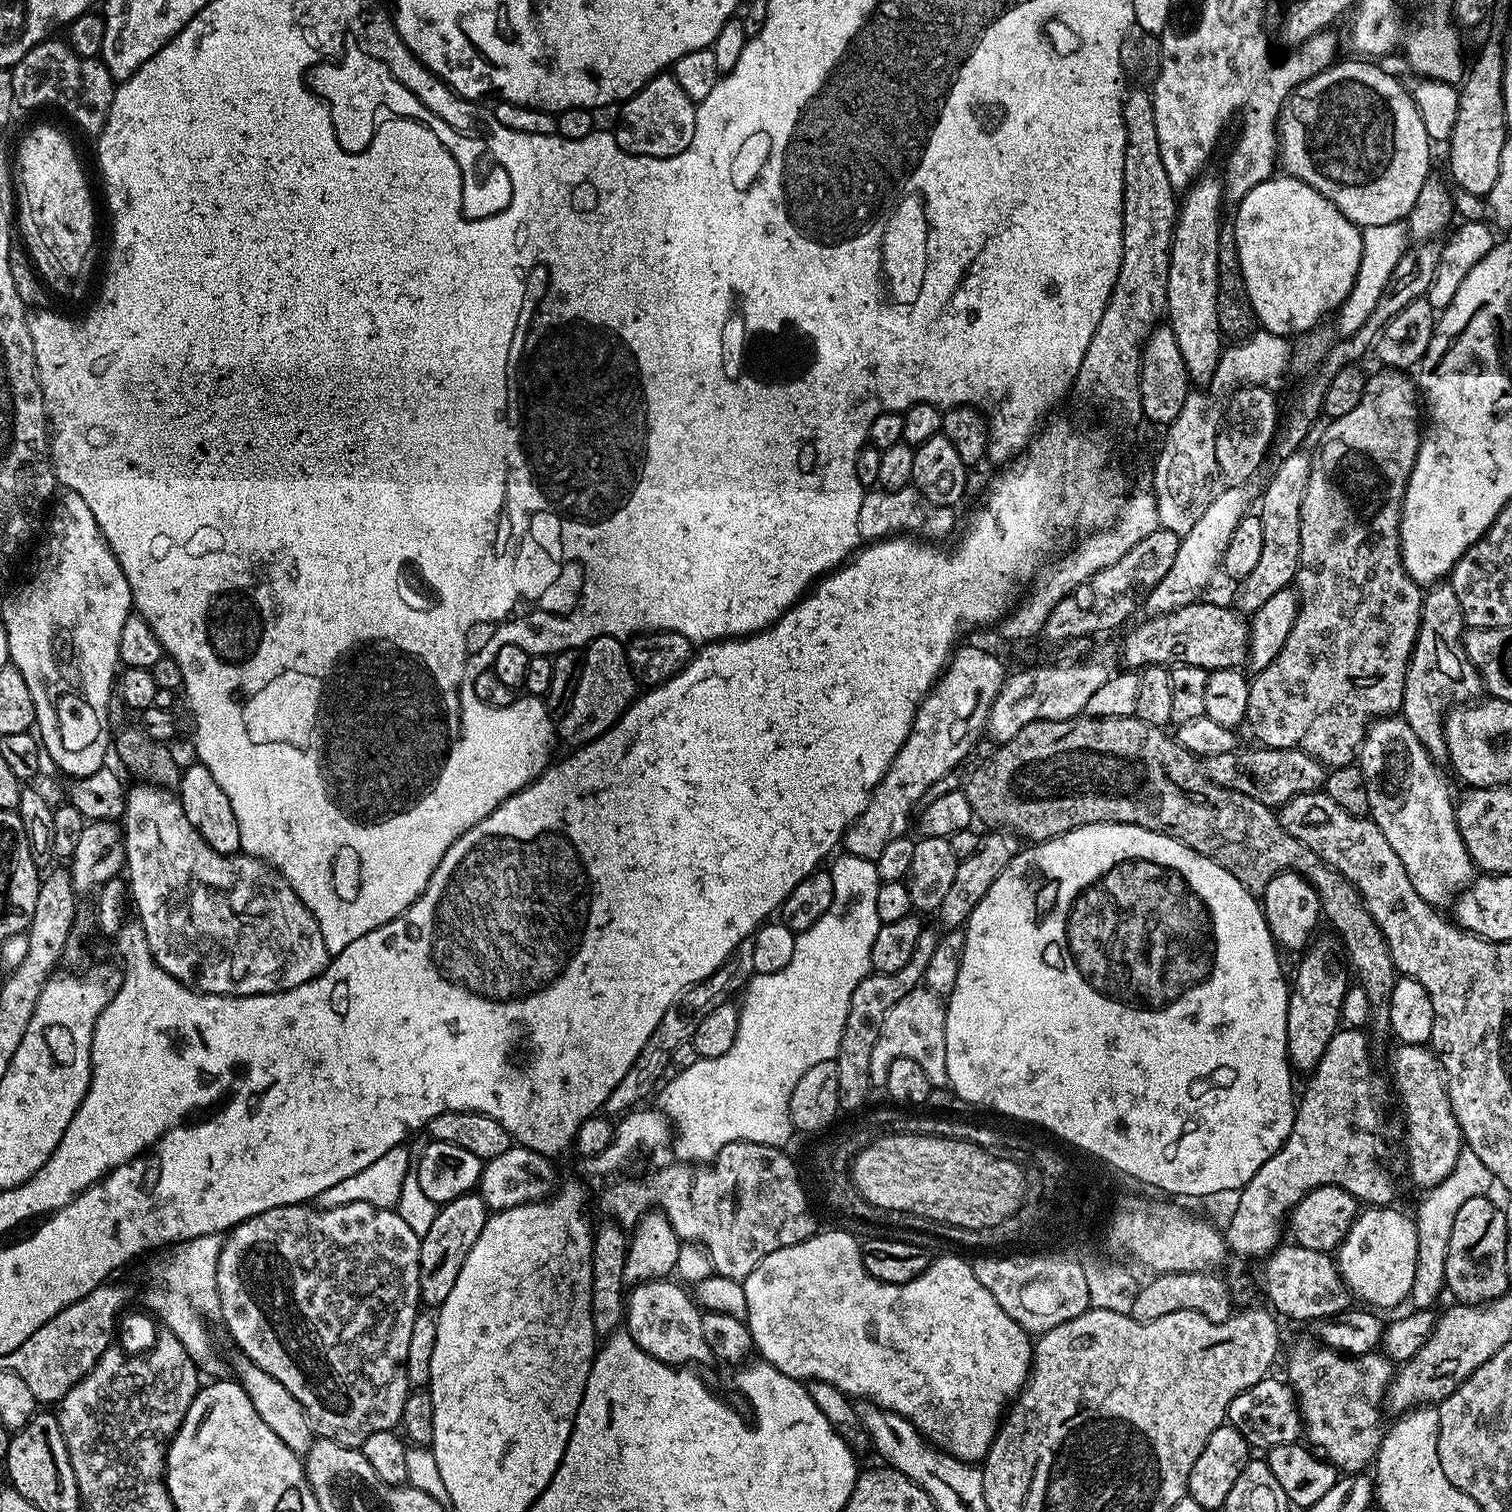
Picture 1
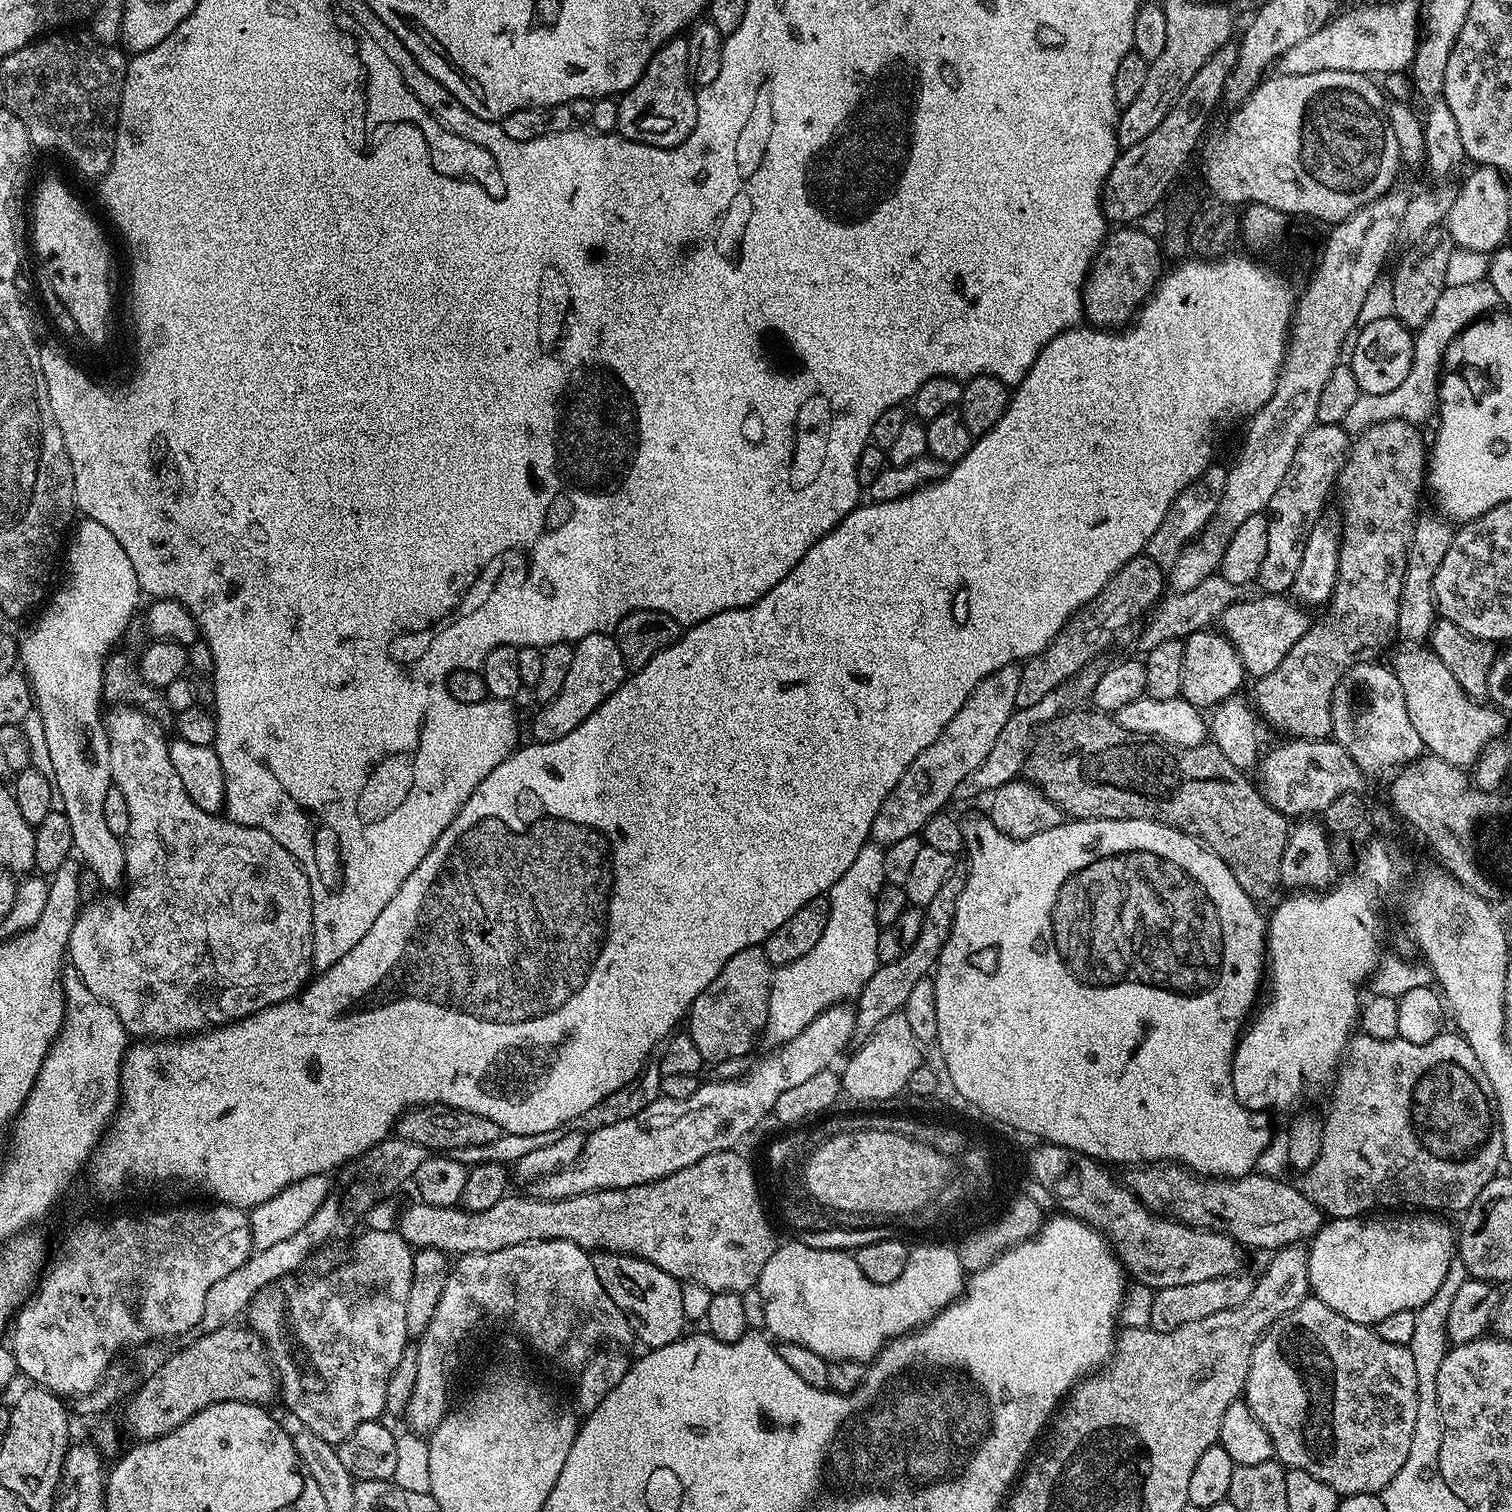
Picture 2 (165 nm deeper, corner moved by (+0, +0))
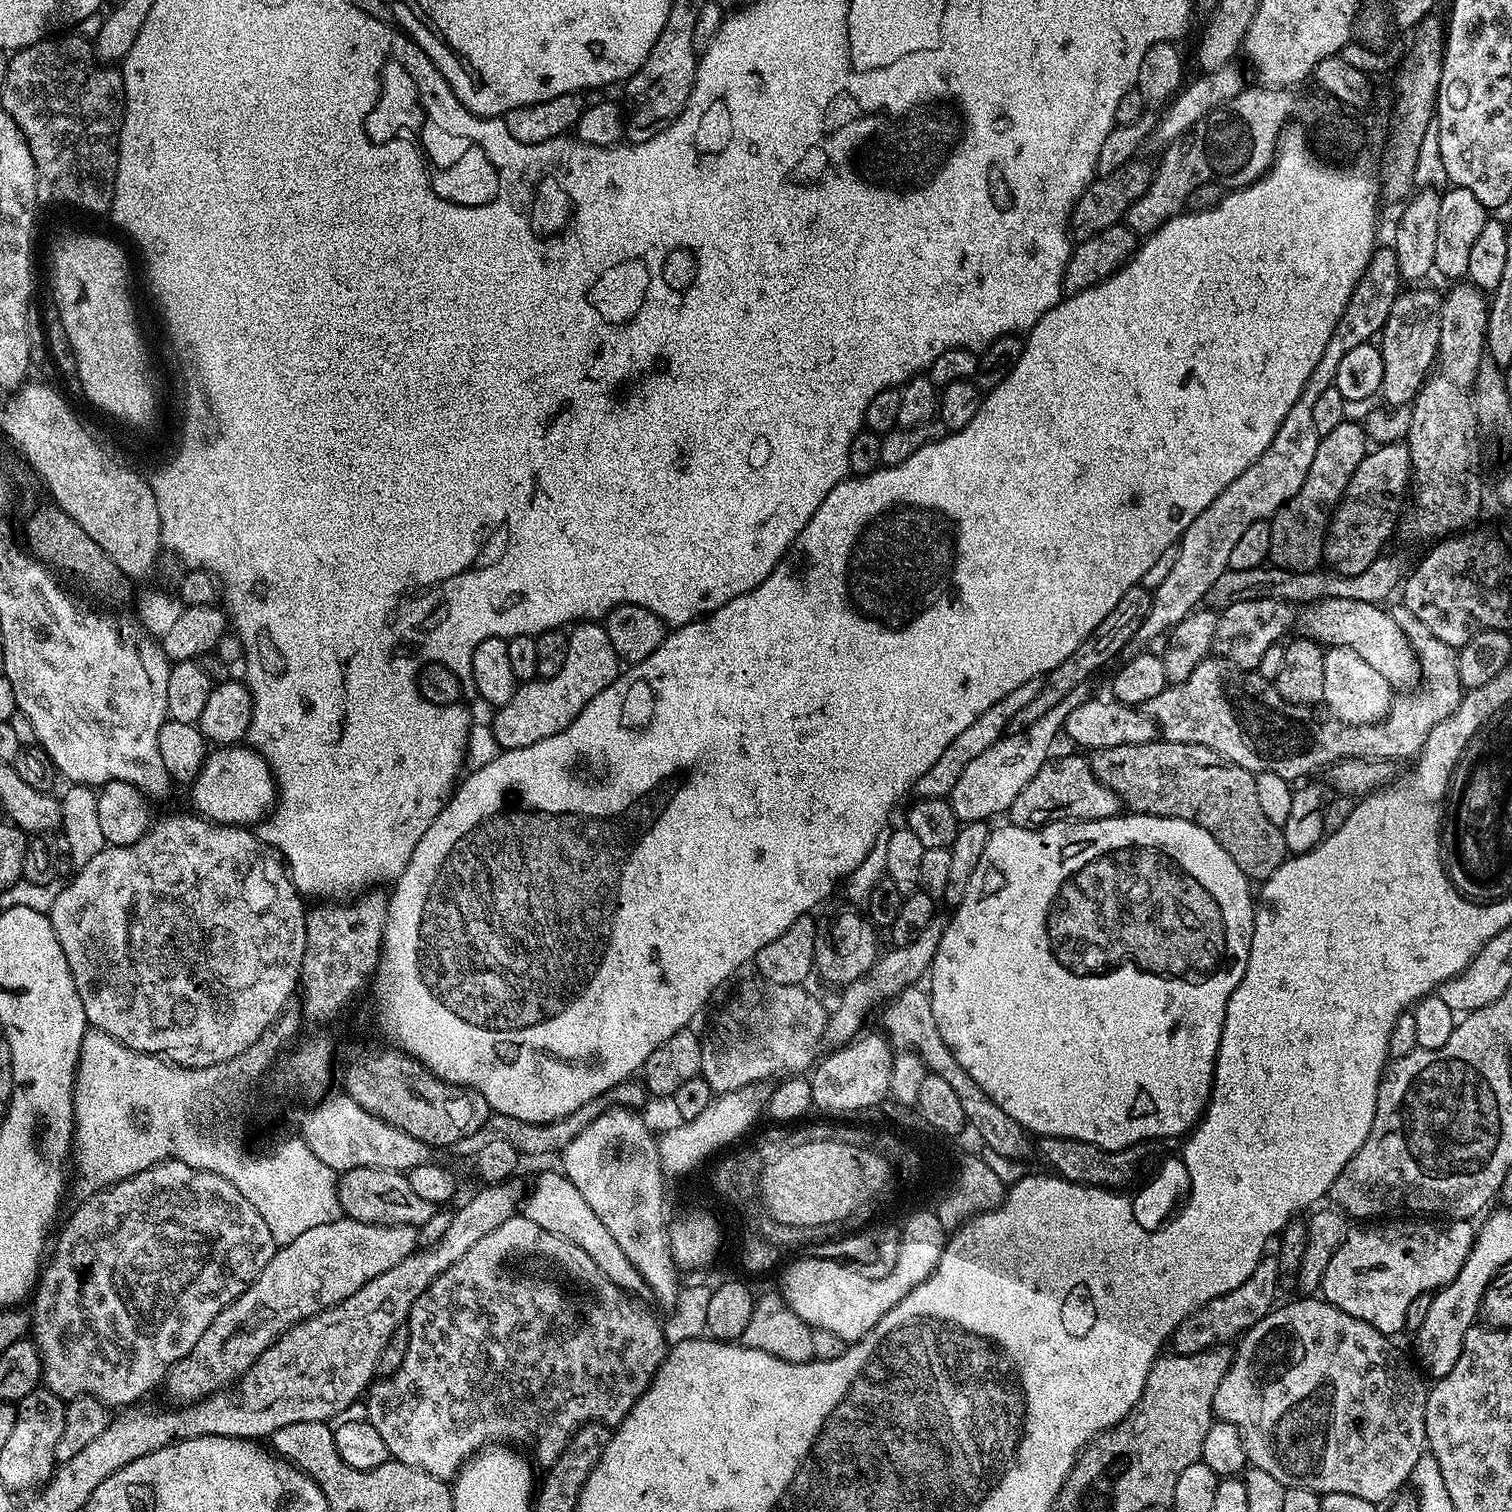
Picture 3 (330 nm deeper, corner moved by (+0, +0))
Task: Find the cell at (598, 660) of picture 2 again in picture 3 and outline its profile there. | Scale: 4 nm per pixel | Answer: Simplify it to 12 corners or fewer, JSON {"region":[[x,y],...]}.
{"region":[[603,623],[568,632],[554,678],[521,683],[490,720],[501,749],[566,730],[621,671]]}

